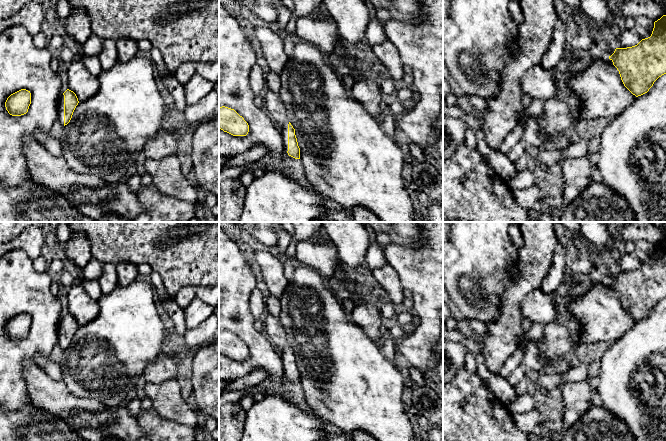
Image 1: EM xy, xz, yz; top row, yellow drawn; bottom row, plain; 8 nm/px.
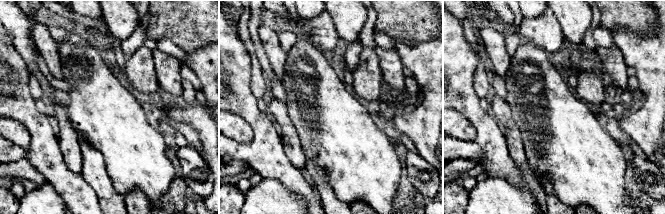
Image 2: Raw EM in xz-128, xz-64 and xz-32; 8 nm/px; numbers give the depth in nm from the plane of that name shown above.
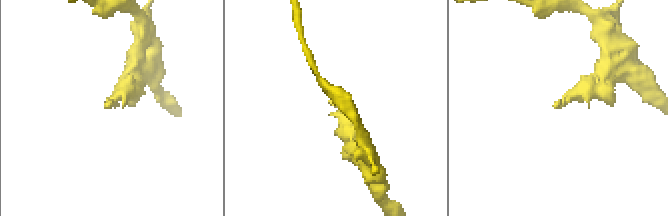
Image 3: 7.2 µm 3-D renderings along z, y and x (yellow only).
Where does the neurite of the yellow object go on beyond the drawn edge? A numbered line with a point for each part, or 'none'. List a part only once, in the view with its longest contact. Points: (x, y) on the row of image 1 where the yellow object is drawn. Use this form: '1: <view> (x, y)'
1: xy (61, 99)

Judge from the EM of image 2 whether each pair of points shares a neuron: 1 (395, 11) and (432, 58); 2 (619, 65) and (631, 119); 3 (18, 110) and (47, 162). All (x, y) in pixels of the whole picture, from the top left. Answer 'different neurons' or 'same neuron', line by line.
1: different neurons
2: different neurons
3: same neuron

